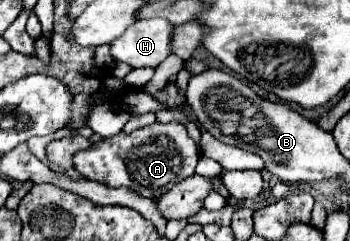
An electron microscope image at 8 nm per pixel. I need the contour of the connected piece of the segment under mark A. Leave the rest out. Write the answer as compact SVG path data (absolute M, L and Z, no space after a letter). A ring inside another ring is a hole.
M153 123L129 135L121 131L73 155L73 167L85 179L99 181L109 187L127 187L143 197L159 197L175 183L195 175L197 161L199 147L181 123Z

